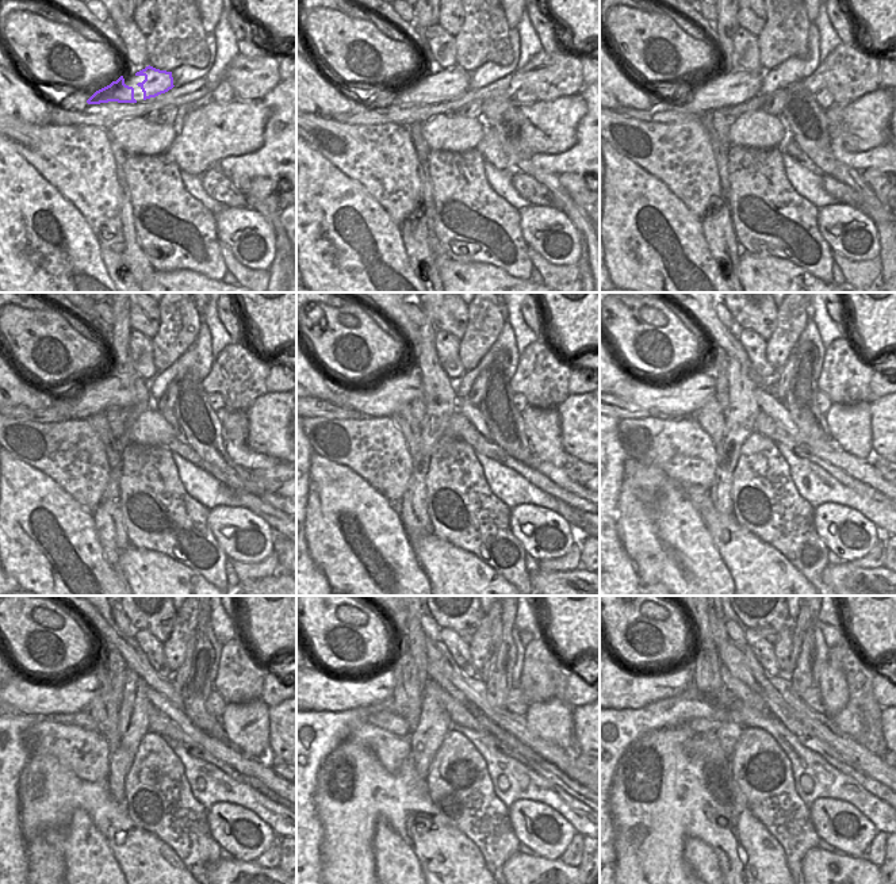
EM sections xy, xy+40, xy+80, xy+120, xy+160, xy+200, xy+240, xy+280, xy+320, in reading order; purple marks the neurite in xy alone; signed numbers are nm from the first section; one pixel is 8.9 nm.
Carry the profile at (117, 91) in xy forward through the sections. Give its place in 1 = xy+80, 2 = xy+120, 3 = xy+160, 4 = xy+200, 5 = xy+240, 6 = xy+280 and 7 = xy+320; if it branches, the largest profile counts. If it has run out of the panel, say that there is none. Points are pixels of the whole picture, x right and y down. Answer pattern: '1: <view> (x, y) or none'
1: xy+80 (713, 91)
2: xy+120 (98, 393)
3: xy+160 (382, 398)
4: xy+200 (682, 395)
5: xy+240 (33, 696)
6: xy+280 (324, 692)
7: xy+320 (627, 689)

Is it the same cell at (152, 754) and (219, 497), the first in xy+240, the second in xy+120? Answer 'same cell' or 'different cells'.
different cells

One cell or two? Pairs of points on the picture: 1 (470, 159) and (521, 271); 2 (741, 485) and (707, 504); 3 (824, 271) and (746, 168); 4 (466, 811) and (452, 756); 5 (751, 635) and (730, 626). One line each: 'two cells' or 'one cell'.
1: one cell
2: two cells
3: one cell
4: one cell
5: two cells

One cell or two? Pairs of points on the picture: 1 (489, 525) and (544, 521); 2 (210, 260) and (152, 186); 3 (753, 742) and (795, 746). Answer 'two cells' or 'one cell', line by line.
1: two cells
2: one cell
3: two cells

